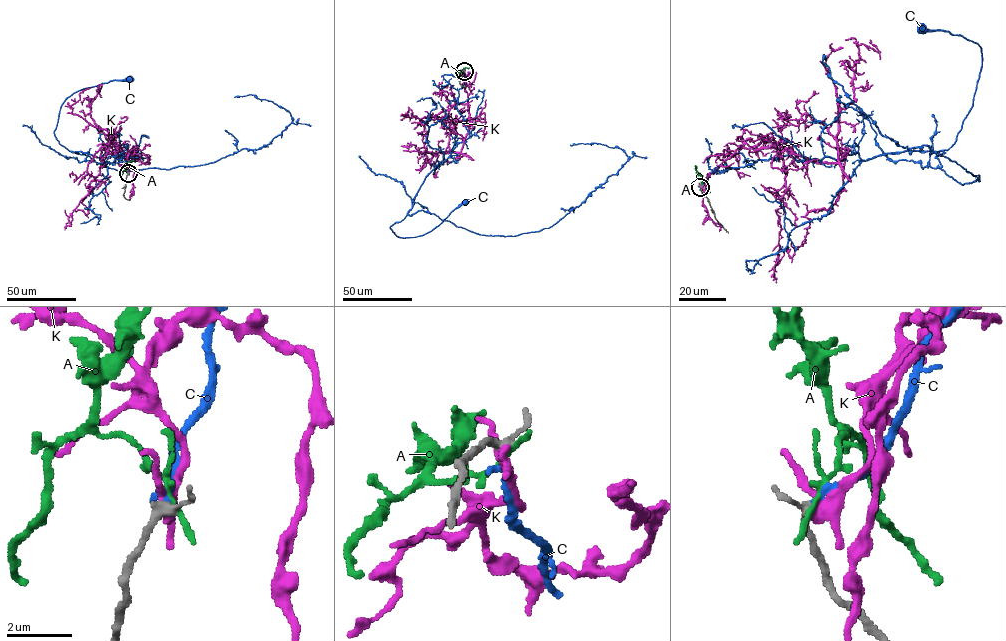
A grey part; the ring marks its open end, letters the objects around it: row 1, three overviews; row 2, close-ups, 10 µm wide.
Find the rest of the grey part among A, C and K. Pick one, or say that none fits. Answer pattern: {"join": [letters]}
{"join": ["C"]}

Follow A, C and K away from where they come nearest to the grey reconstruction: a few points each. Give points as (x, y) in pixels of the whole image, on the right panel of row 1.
A: (700, 187), (701, 176), (694, 165)
C: (700, 187), (723, 164), (947, 150), (972, 105), (982, 54), (962, 36), (922, 28)
K: (700, 187), (737, 148), (837, 163), (838, 148), (843, 190), (807, 214), (805, 242), (789, 251)

